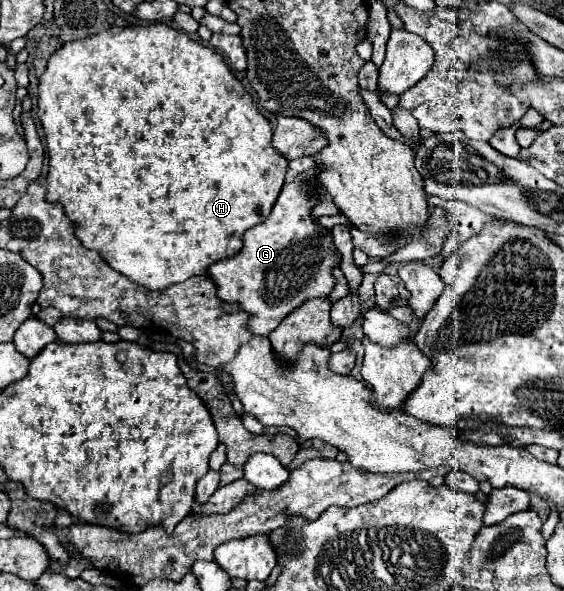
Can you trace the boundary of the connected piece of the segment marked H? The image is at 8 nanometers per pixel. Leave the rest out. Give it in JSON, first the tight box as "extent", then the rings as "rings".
{"extent":[37,23,287,289],"rings":[[[167,23],[153,25],[129,25],[129,27],[111,27],[103,29],[85,39],[69,41],[61,45],[47,61],[43,75],[39,77],[37,93],[37,117],[41,121],[47,151],[49,151],[49,173],[47,173],[47,201],[59,203],[65,209],[65,215],[77,225],[75,235],[87,247],[97,251],[113,269],[123,273],[135,283],[141,283],[147,289],[163,289],[175,283],[181,283],[193,275],[207,273],[207,267],[213,261],[231,257],[241,249],[243,233],[265,221],[273,209],[273,203],[283,187],[287,173],[287,159],[271,147],[273,129],[269,121],[257,111],[251,95],[229,71],[223,57],[193,41],[187,33],[173,29]]]}

